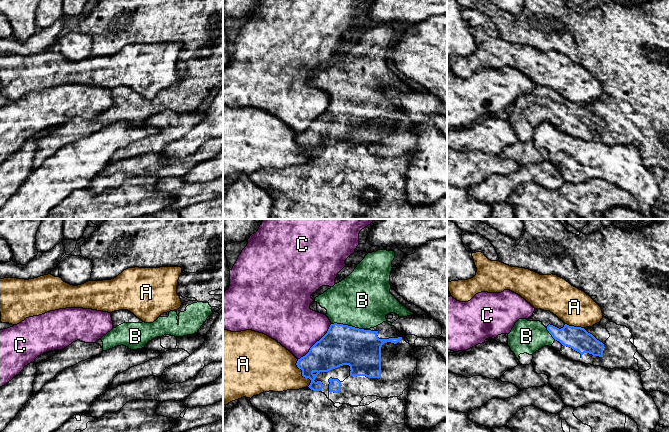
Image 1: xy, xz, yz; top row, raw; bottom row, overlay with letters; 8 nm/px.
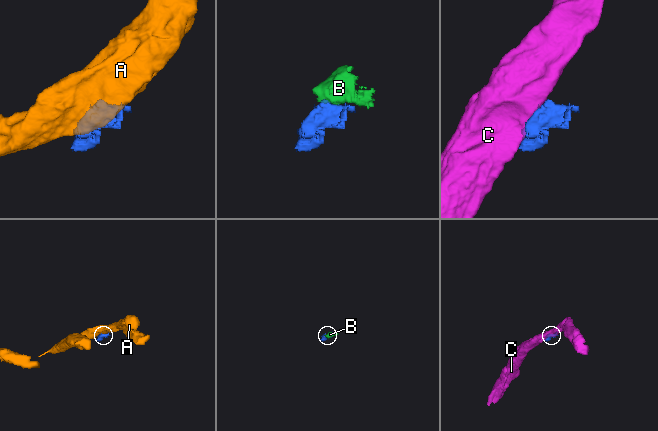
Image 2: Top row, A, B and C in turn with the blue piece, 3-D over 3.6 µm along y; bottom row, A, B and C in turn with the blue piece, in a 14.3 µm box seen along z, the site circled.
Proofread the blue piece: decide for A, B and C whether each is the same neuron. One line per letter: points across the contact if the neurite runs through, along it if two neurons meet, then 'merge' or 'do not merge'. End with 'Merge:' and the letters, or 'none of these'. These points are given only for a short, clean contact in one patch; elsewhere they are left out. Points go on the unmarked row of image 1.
A: do not merge
B: merge
C: do not merge
Merge: B

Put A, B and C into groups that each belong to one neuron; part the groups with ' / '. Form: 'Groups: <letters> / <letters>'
Groups: A / B / C

